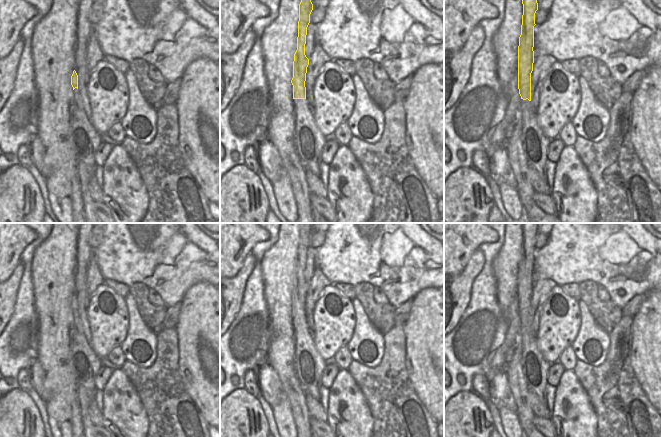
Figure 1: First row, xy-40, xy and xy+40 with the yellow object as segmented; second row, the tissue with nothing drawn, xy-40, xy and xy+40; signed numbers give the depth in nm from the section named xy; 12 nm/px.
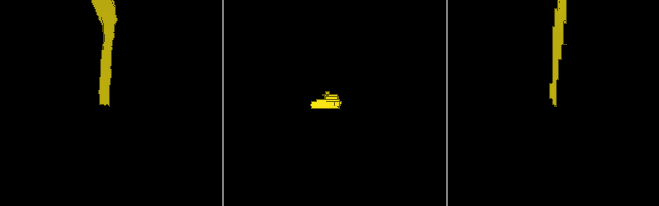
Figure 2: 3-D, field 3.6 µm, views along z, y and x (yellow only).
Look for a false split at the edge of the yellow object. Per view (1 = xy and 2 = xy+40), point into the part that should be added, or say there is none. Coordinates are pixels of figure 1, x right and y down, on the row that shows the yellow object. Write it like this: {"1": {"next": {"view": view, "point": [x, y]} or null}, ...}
{"1": {"next": {"view": "xy", "point": [309, 141]}}, "2": {"next": {"view": "xy+40", "point": [535, 143]}}}

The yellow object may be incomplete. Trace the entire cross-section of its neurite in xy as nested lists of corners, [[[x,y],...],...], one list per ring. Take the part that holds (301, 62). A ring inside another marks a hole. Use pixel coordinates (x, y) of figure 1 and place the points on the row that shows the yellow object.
[[[301,0],[299,4],[299,21],[297,50],[293,61],[293,100],[295,107],[295,151],[304,170],[310,170],[315,176],[321,175],[322,150],[327,137],[318,128],[313,110],[306,98],[306,73],[309,59],[305,55],[307,27],[313,10],[311,0]]]

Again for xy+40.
[[[522,0],[523,15],[518,46],[518,89],[521,96],[522,147],[527,164],[532,165],[547,184],[546,161],[551,140],[545,135],[531,110],[531,73],[534,63],[534,26],[537,0]]]

